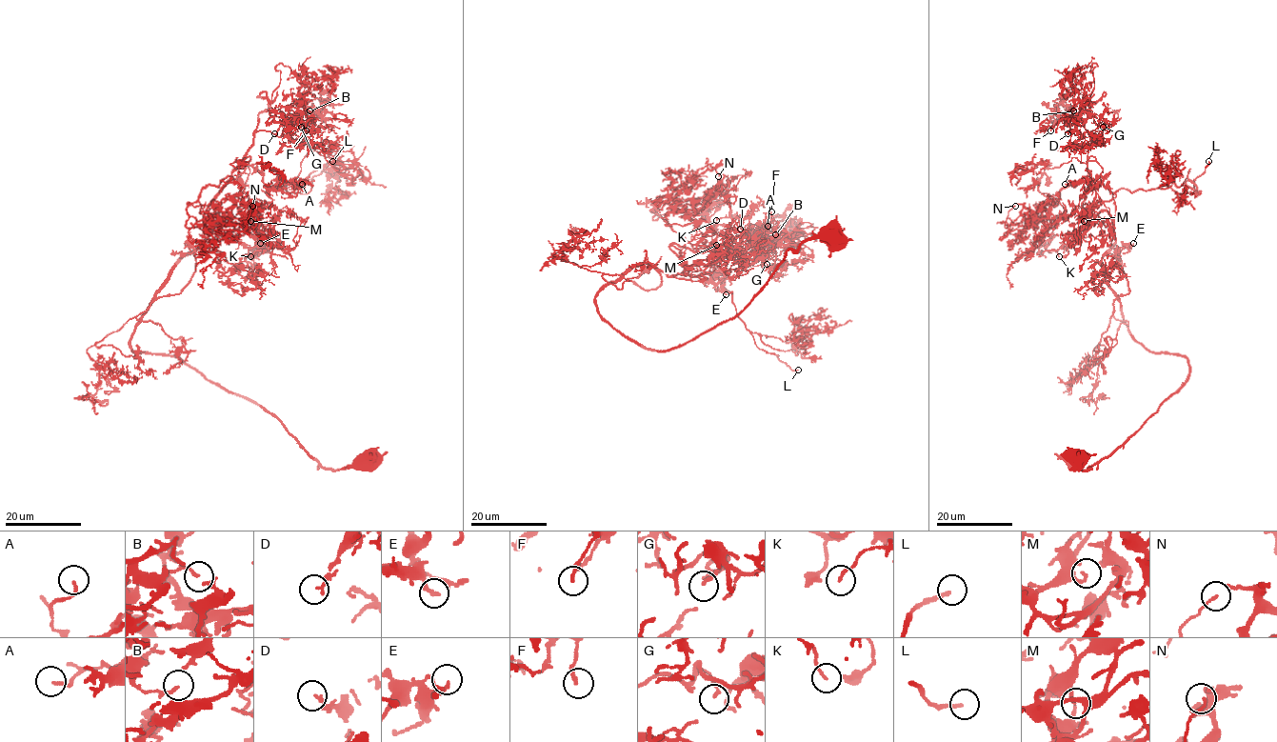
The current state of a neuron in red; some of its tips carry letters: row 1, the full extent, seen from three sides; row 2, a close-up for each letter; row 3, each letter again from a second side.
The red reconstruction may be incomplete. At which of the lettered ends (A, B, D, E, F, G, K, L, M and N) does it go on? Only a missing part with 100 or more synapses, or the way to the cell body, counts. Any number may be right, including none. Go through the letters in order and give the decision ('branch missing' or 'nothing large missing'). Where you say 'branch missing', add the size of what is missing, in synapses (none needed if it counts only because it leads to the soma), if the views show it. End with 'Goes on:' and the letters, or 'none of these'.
A: nothing large missing
B: nothing large missing
D: nothing large missing
E: nothing large missing
F: nothing large missing
G: nothing large missing
K: nothing large missing
L: branch missing; about 160 synapses
M: nothing large missing
N: nothing large missing
Goes on: L

